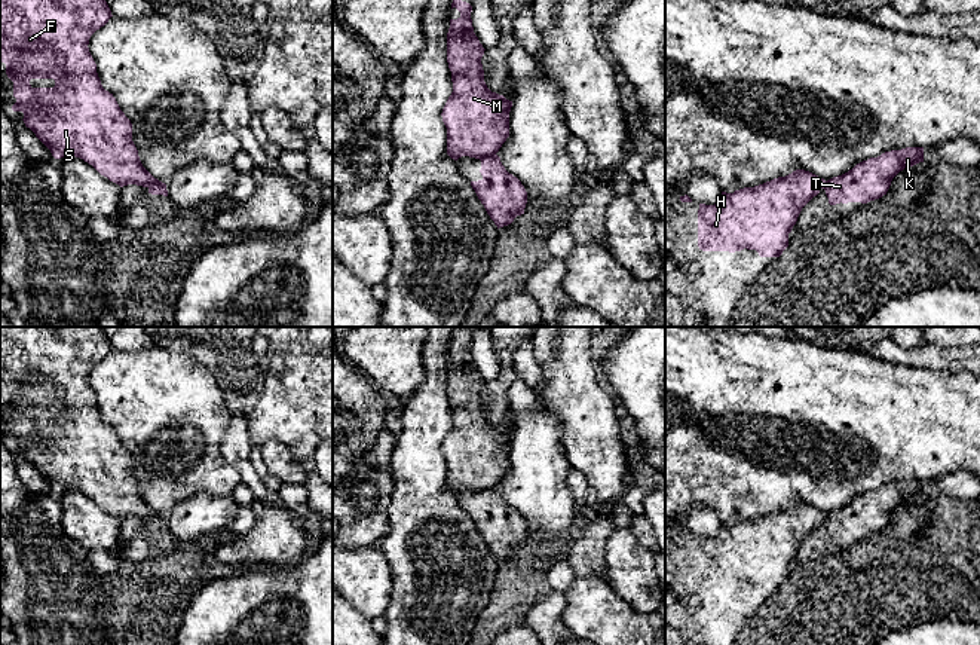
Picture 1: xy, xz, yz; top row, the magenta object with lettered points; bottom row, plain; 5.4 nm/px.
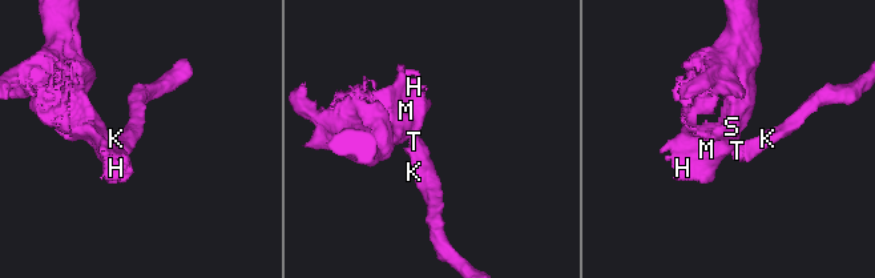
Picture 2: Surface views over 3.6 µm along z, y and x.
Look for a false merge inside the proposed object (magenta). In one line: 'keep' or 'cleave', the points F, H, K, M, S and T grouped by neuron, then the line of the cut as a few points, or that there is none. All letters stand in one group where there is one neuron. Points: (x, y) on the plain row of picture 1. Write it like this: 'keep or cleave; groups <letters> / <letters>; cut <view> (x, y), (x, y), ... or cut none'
cleave; groups F H M S / K T; cut xz (495, 486), (478, 491)

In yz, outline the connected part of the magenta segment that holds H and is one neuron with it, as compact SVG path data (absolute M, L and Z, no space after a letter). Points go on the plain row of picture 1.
M796 502L754 520L734 526L722 525L714 538L699 537L698 580L702 584L756 583L760 590L780 590L788 580L788 566L802 541L824 522L826 513L805 502Z

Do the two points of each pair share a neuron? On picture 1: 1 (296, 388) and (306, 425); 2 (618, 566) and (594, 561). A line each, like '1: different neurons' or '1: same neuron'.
1: same neuron
2: different neurons

